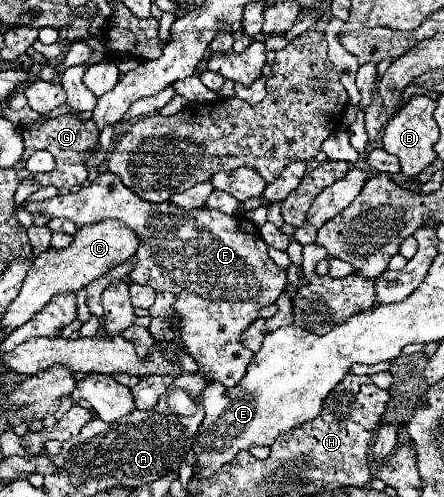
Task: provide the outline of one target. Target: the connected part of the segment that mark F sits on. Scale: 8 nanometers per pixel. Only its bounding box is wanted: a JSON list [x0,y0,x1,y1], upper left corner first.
[26,171,288,387]

